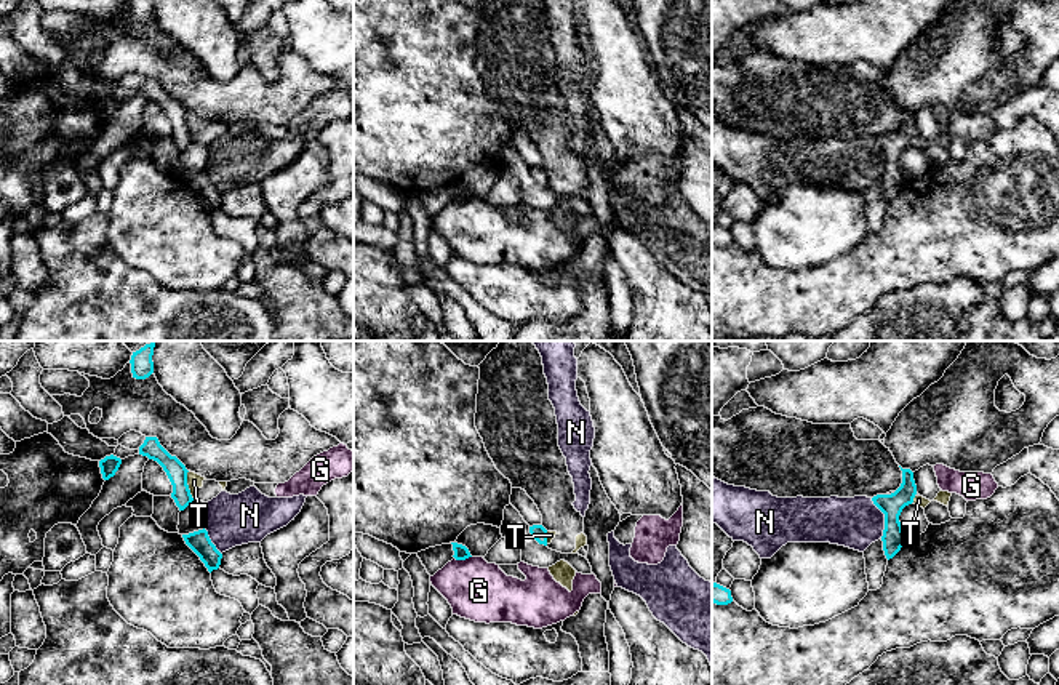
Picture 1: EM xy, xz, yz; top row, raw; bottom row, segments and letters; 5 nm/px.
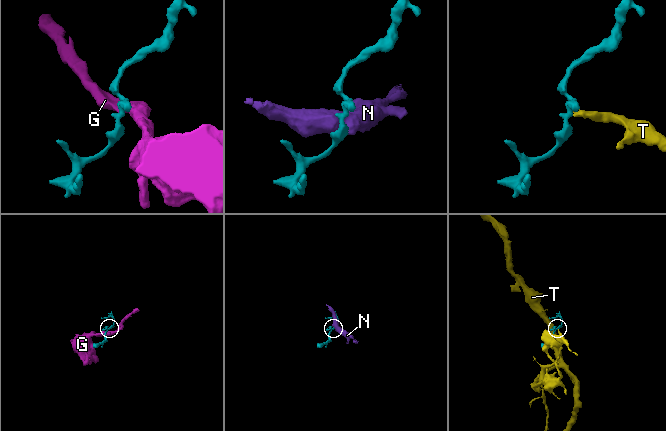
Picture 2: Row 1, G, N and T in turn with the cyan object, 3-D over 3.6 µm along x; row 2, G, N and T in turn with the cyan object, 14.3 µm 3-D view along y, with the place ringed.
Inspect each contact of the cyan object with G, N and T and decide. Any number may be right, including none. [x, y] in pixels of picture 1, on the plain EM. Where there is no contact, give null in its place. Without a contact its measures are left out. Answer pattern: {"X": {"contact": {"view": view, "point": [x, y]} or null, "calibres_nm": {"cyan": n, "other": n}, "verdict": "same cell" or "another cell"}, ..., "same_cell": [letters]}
{"G": {"contact": {"view": "xz", "point": [463, 200]}, "calibres_nm": {"cyan": 80, "other": 300}, "verdict": "another cell"}, "N": {"contact": {"view": "yz", "point": [885, 159]}, "calibres_nm": {"cyan": 120, "other": 260}, "verdict": "another cell"}, "T": {"contact": {"view": "xy", "point": [187, 127]}, "calibres_nm": {"cyan": 100, "other": 80}, "verdict": "another cell"}, "same_cell": []}

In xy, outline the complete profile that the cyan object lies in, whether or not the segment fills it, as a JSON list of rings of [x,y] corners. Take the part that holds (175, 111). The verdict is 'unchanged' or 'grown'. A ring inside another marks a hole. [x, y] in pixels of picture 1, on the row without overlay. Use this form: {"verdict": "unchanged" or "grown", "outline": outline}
{"verdict": "unchanged", "outline": [[[146,78],[144,85],[139,88],[139,96],[157,102],[163,109],[173,126],[171,139],[174,141],[179,152],[184,152],[194,142],[187,126],[189,112],[186,107],[176,98],[171,98],[160,86],[157,78]]]}

